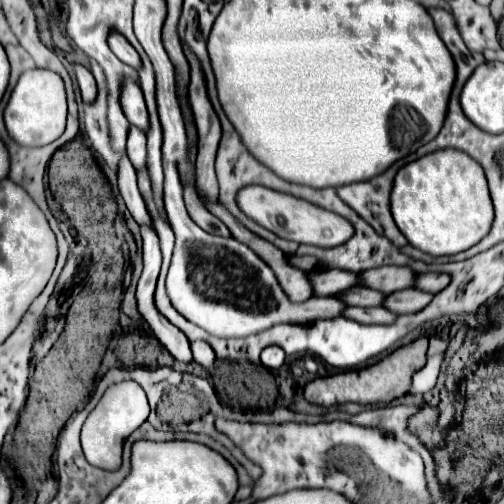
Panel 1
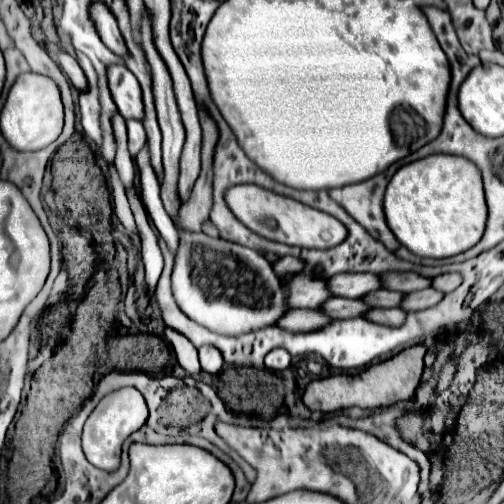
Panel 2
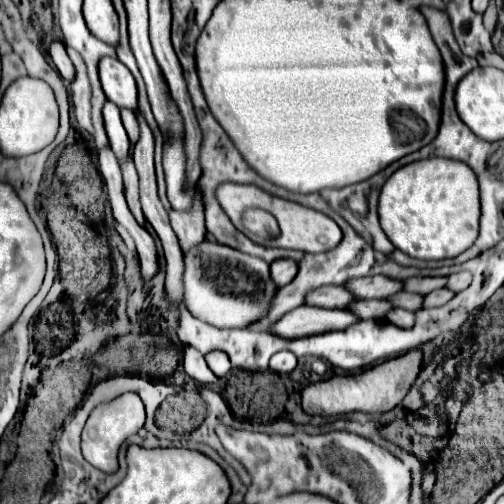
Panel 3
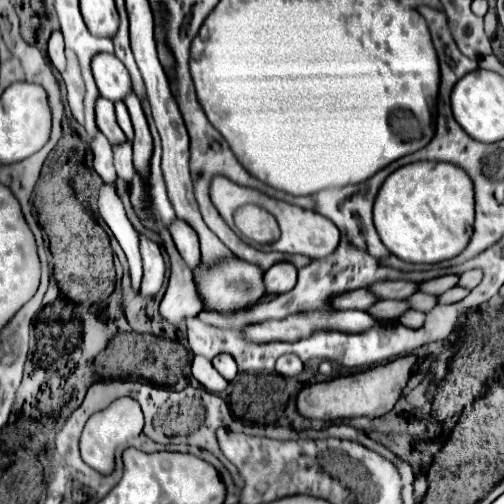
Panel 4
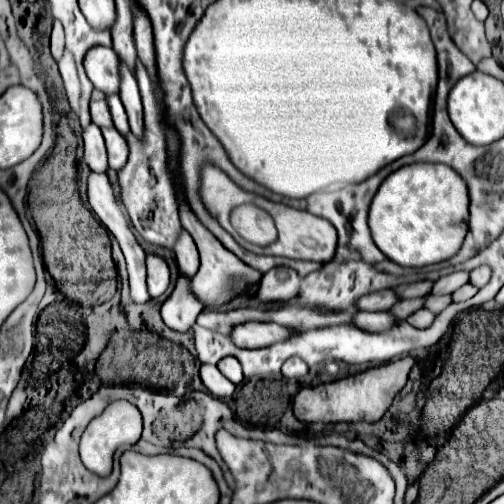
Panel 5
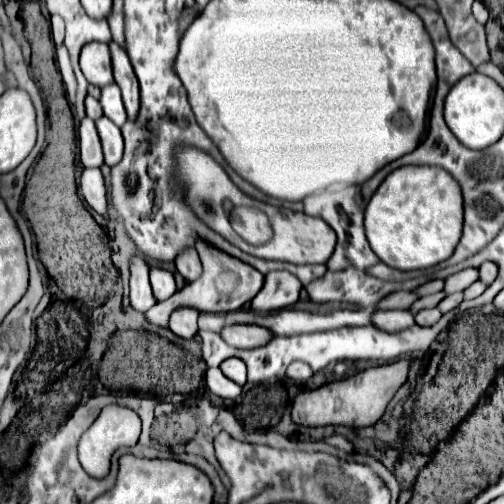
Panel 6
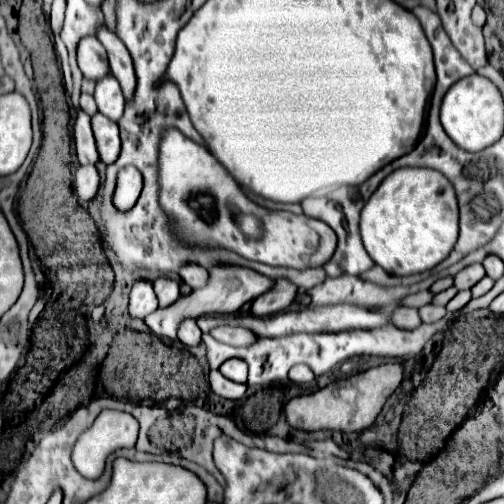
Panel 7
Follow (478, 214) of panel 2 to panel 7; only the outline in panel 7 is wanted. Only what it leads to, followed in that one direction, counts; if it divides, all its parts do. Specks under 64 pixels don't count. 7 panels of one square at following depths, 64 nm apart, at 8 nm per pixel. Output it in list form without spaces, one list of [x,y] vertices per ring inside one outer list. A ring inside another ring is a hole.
[[[428,168],[394,170],[362,208],[360,236],[374,264],[392,276],[432,270],[458,240],[458,202],[452,184]]]

